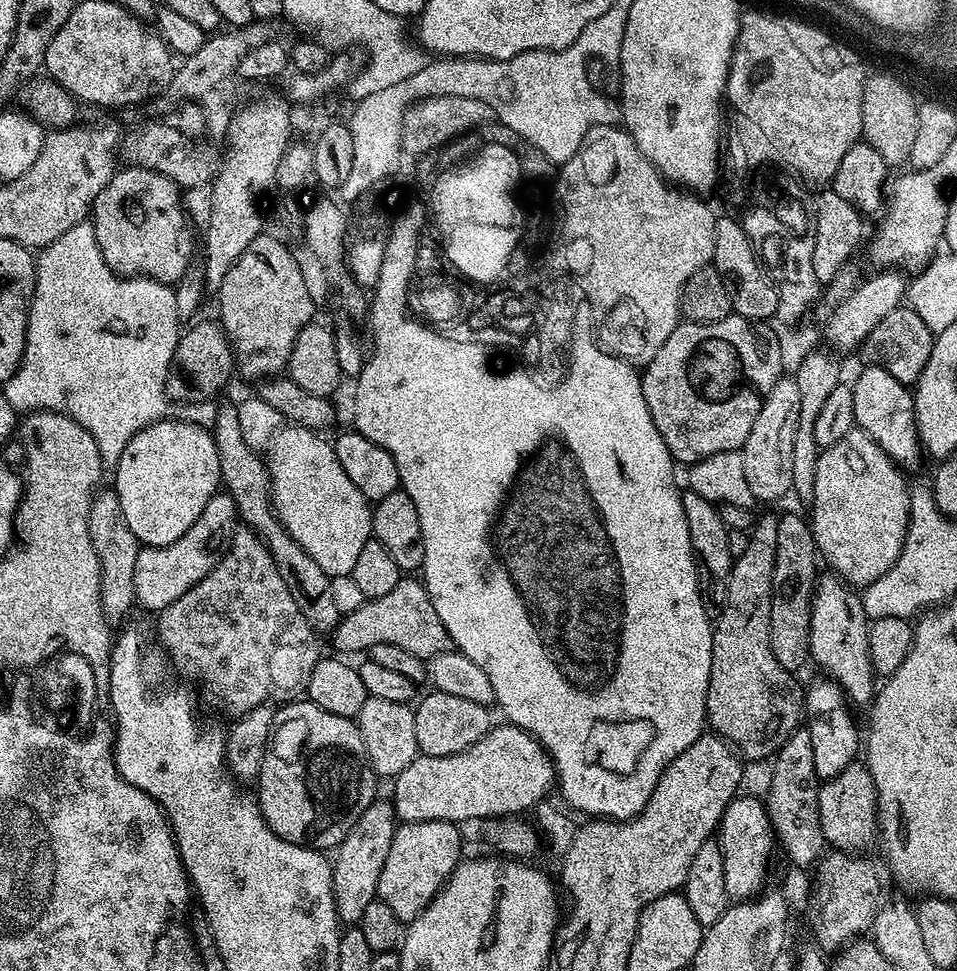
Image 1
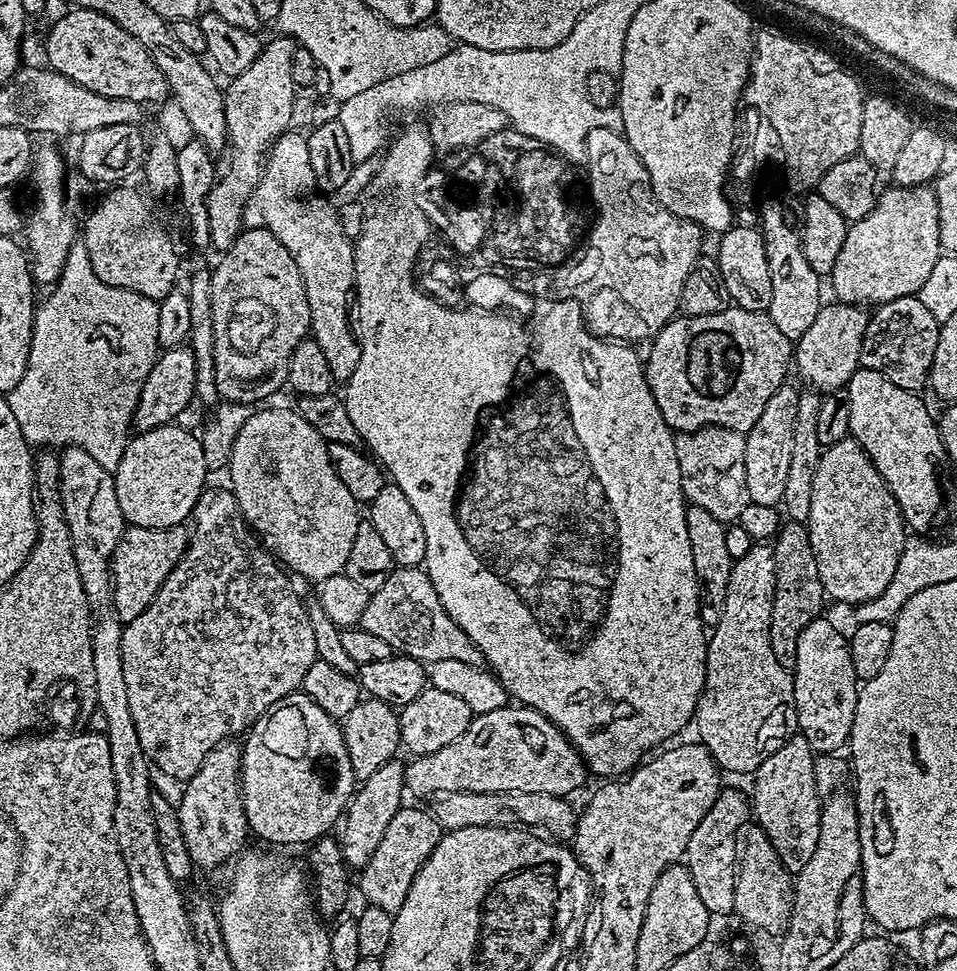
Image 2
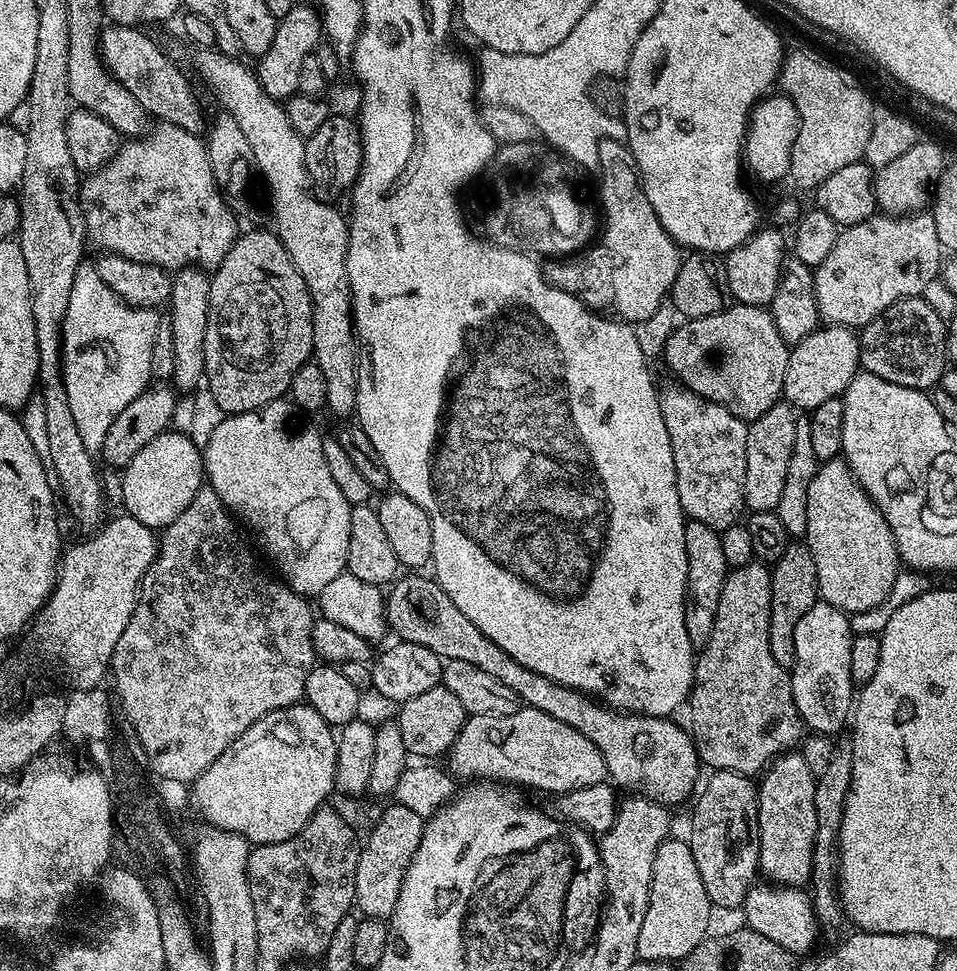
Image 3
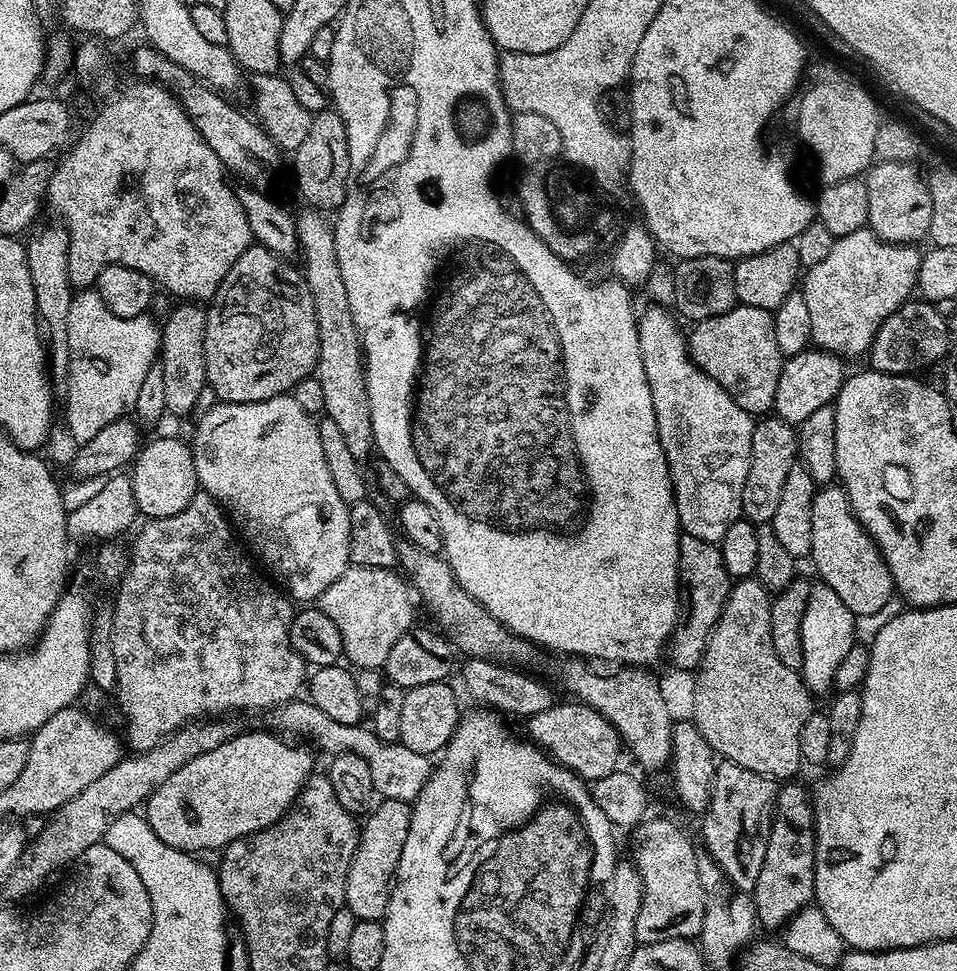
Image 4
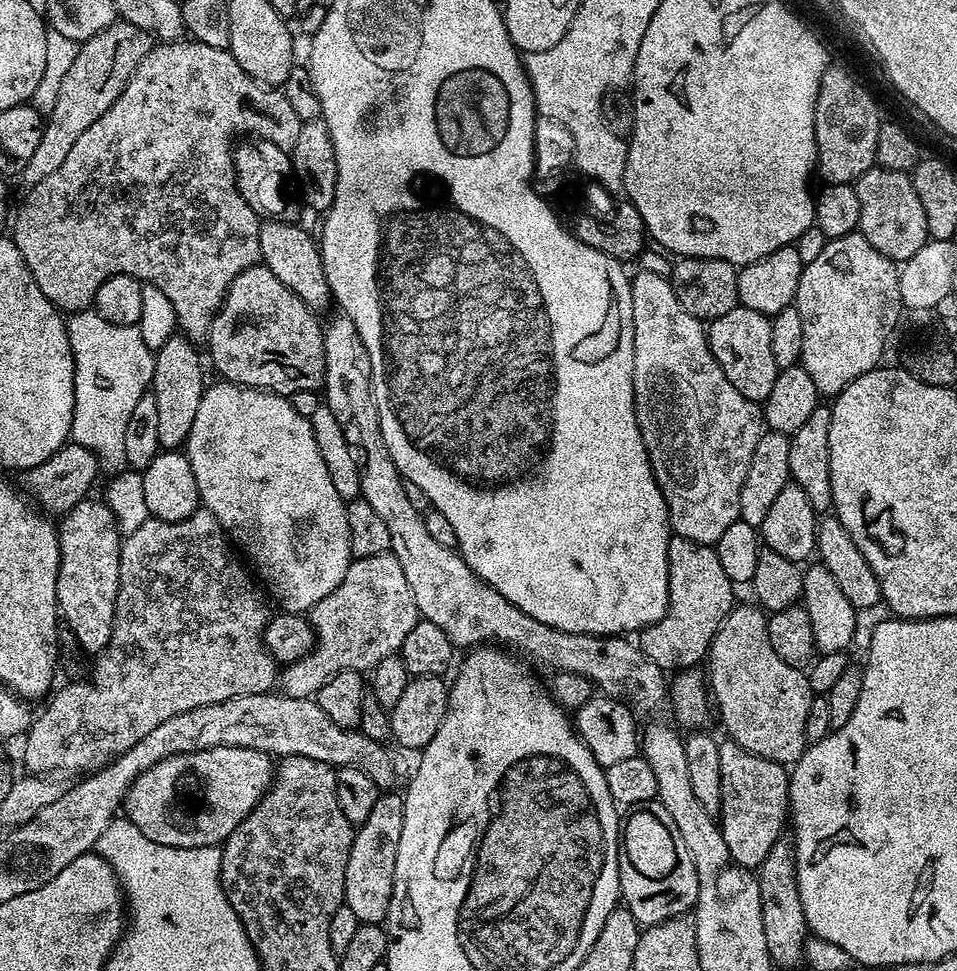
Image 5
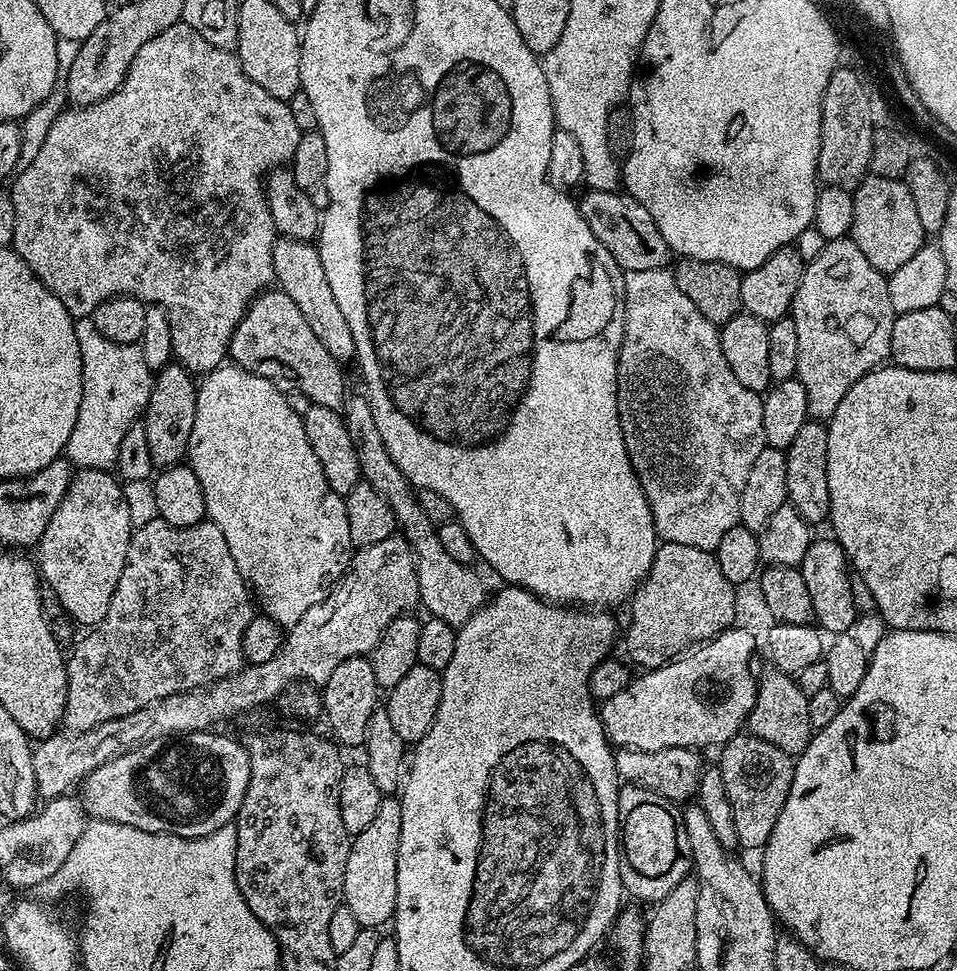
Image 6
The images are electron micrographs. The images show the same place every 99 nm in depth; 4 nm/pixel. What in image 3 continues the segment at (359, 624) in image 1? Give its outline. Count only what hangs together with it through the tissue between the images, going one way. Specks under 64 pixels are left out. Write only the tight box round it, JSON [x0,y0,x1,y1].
[386,575,702,806]

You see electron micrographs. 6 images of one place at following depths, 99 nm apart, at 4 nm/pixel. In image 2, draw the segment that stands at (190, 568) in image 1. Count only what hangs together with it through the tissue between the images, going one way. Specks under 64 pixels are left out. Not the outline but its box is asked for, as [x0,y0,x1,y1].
[113,527,190,621]

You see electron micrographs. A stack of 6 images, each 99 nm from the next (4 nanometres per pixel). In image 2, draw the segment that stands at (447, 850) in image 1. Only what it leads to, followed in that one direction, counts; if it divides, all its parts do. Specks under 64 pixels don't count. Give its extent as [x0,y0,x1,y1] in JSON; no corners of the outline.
[358,806,442,914]

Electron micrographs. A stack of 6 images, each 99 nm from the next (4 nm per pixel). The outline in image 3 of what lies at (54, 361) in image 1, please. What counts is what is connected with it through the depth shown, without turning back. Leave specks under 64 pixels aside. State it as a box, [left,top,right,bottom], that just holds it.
[62,263,162,454]

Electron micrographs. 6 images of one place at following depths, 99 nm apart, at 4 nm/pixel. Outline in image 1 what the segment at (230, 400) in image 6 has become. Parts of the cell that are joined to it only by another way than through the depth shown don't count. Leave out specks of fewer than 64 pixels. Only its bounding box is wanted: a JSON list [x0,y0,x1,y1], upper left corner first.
[266,426,373,576]

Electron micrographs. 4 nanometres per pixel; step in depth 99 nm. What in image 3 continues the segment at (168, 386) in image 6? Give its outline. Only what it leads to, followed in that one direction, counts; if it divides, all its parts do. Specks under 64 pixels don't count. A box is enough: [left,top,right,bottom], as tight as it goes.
[168,265,211,391]

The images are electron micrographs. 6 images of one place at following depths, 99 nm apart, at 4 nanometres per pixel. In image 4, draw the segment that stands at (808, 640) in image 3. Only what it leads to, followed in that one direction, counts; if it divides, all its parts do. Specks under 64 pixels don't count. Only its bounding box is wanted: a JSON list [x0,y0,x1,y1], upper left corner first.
[802,582,856,692]

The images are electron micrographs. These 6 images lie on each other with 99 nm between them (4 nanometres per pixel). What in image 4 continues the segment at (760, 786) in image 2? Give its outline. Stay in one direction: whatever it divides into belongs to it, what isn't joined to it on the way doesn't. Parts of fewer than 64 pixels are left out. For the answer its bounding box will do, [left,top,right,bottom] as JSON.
[750,782,816,929]

